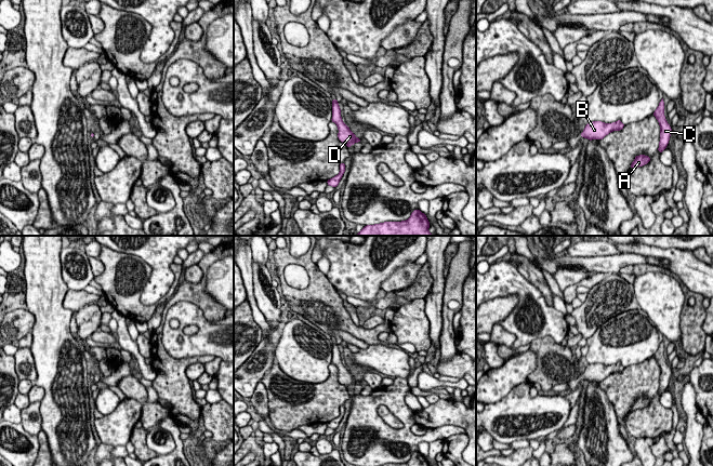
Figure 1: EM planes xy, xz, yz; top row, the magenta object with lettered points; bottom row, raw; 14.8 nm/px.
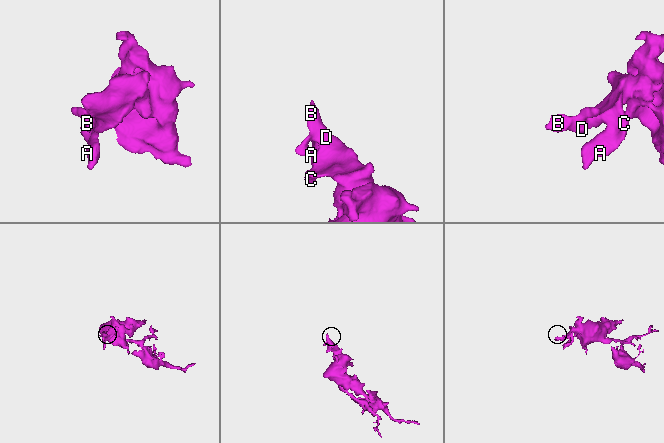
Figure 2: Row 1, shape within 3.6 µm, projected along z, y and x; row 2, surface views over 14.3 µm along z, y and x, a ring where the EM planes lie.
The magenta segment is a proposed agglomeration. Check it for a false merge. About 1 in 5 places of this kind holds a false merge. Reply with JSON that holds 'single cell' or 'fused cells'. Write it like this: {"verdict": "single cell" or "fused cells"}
{"verdict": "single cell"}

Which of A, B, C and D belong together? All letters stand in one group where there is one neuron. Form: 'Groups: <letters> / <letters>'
Groups: A B C D

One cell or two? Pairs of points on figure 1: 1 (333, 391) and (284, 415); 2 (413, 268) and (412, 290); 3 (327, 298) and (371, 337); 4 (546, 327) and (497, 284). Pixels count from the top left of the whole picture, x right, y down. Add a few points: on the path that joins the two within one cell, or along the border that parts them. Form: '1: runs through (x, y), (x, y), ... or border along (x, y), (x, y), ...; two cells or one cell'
1: runs through (321, 401), (295, 408); one cell
2: border along (423, 265), (416, 280), (408, 287), (387, 291); two cells
3: runs through (335, 310), (354, 330), (359, 332); one cell
4: runs through (542, 309), (530, 292), (514, 284); one cell

